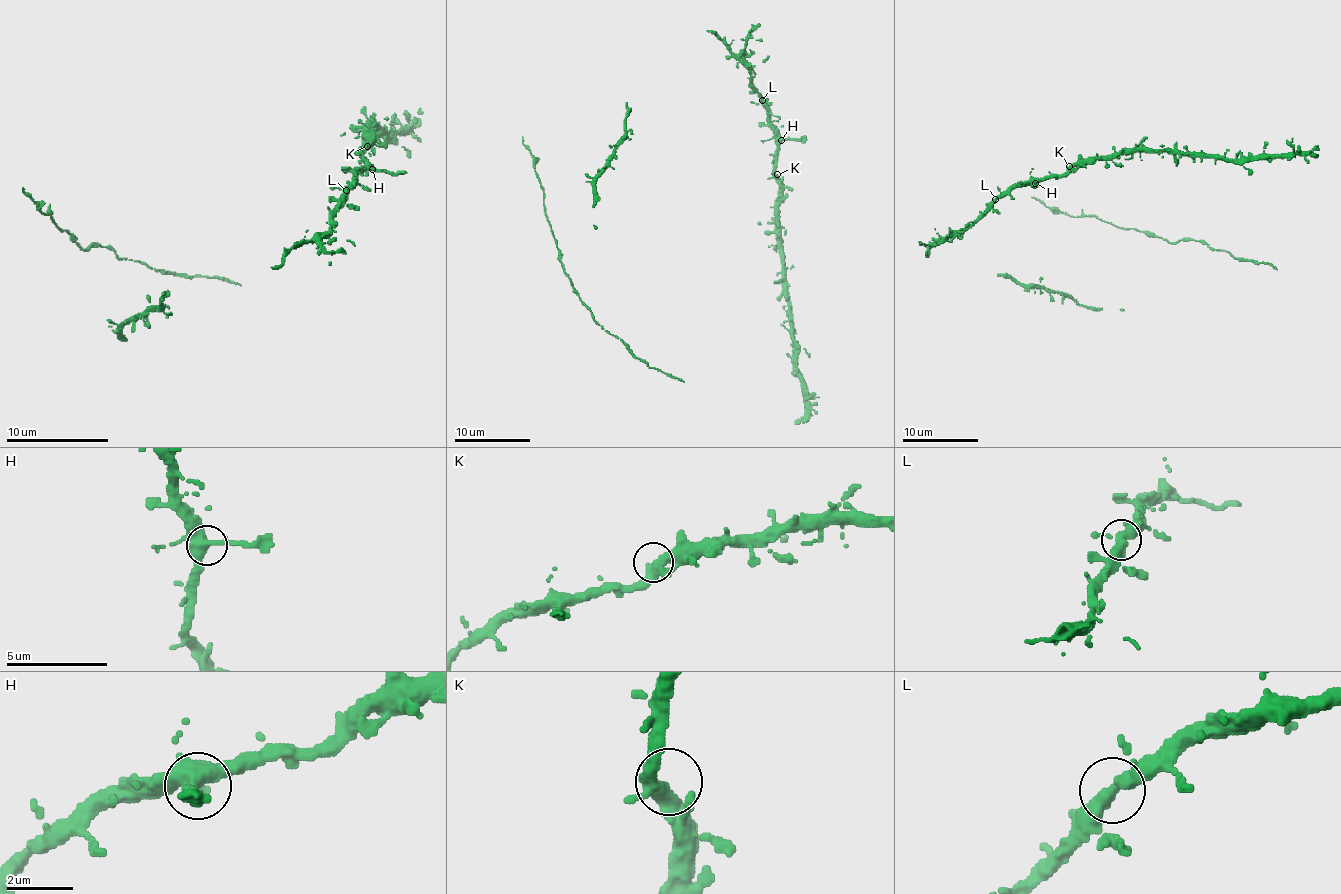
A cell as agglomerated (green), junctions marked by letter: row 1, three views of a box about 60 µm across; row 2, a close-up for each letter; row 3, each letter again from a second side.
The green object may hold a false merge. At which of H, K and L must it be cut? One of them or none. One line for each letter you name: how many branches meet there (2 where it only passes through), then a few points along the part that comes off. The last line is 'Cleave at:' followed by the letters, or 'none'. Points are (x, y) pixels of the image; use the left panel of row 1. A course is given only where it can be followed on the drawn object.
Cleave at: none

